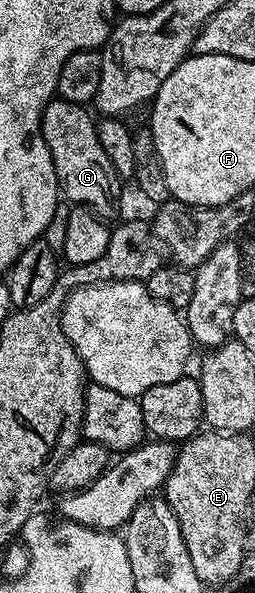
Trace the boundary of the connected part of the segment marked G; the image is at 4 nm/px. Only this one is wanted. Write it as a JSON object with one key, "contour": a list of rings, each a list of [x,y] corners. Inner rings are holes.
{"contour":[[[58,97],[52,99],[43,110],[43,136],[53,157],[53,169],[57,173],[62,198],[68,204],[90,207],[96,215],[108,217],[115,211],[121,178],[114,171],[108,154],[102,149],[96,120],[91,119],[92,112],[87,110],[82,103]]]}

